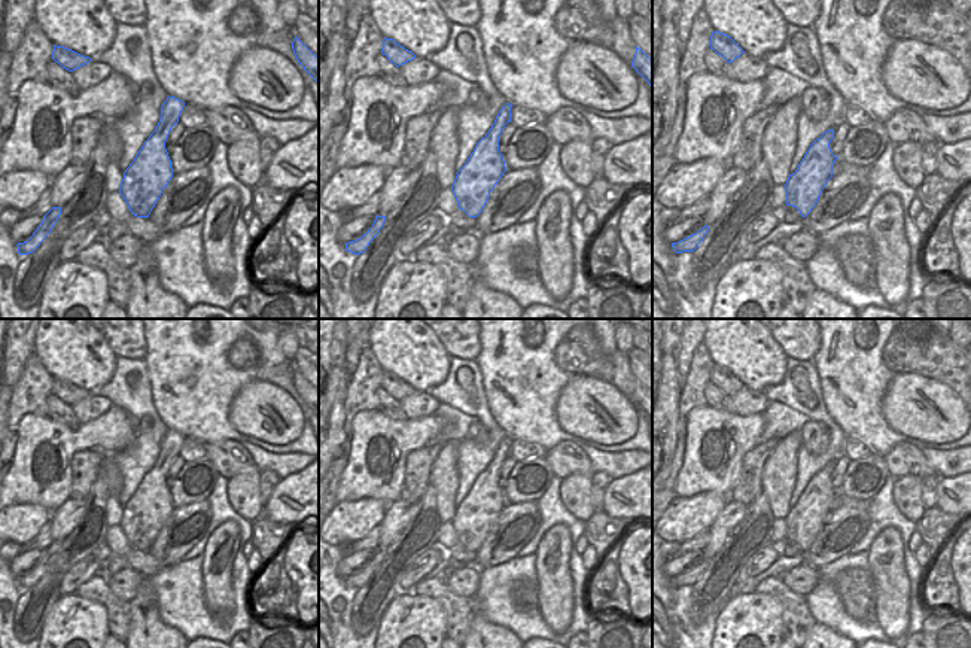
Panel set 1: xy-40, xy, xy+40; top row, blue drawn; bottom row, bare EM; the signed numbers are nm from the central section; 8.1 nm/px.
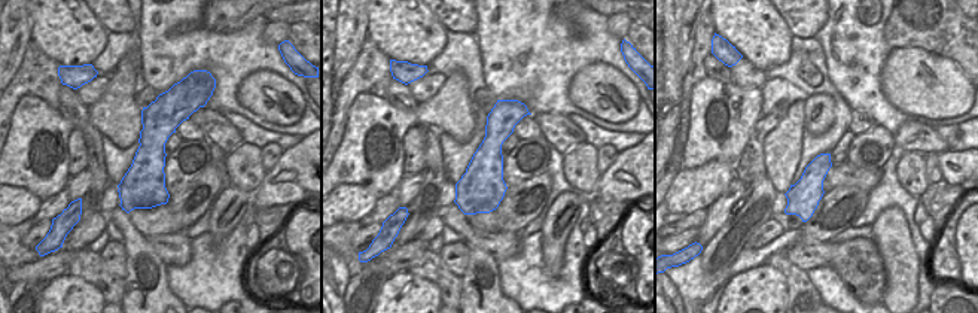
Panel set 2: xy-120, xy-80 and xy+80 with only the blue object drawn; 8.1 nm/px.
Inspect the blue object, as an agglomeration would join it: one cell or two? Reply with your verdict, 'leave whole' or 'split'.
split

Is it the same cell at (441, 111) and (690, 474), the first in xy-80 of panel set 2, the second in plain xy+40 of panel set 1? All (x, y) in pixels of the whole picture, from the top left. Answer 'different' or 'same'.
same

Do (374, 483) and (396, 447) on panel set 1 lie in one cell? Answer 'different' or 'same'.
same

